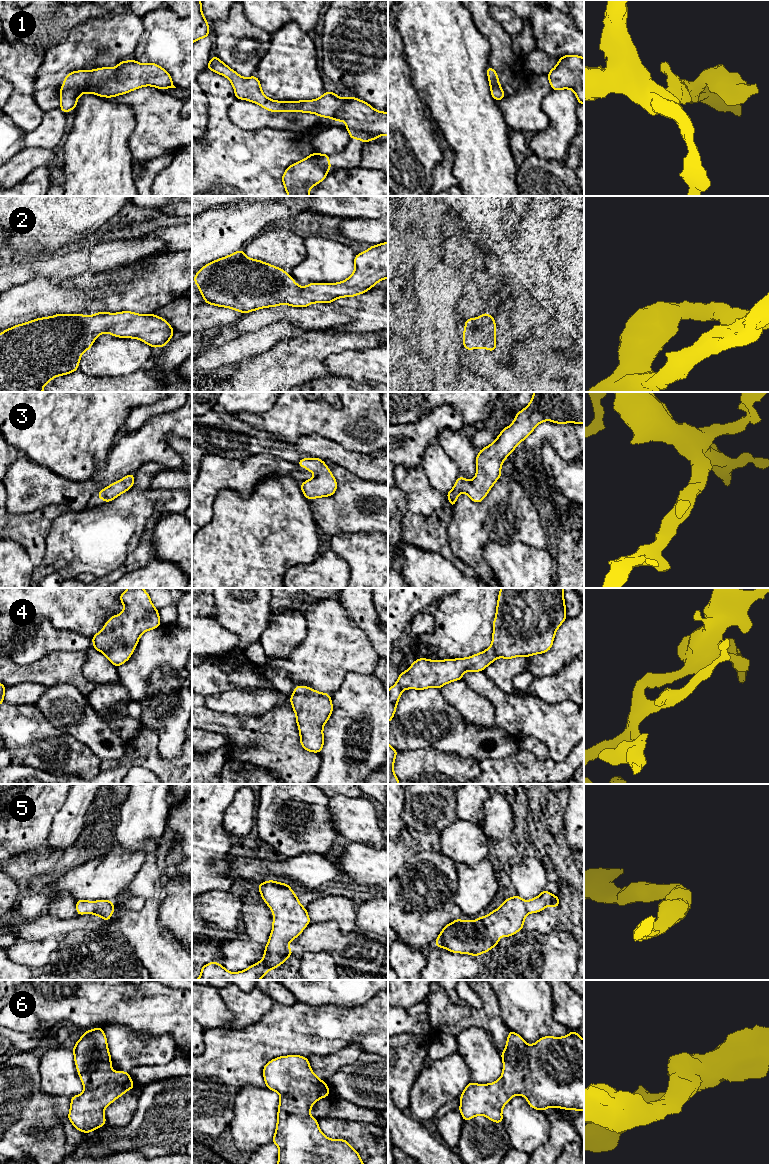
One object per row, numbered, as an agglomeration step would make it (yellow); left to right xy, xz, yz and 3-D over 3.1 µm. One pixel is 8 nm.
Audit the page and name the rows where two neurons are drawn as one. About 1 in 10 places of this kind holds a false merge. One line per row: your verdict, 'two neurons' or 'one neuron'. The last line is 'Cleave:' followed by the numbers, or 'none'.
1: one neuron
2: one neuron
3: one neuron
4: one neuron
5: one neuron
6: one neuron
Cleave: none

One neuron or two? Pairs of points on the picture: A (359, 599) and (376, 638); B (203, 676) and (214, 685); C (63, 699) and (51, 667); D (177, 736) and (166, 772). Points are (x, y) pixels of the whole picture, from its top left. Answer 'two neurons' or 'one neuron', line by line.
A: one neuron
B: one neuron
C: two neurons
D: two neurons

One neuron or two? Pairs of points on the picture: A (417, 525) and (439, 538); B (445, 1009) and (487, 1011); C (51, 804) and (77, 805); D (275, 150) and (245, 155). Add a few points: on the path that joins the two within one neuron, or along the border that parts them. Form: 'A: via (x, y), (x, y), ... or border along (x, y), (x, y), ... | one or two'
A: via (422, 530), (434, 538) | one
B: via (455, 1015), (477, 1015) | one
C: border along (68, 794), (63, 806), (54, 816), (52, 825) | two
D: via (268, 152), (252, 152) | one

